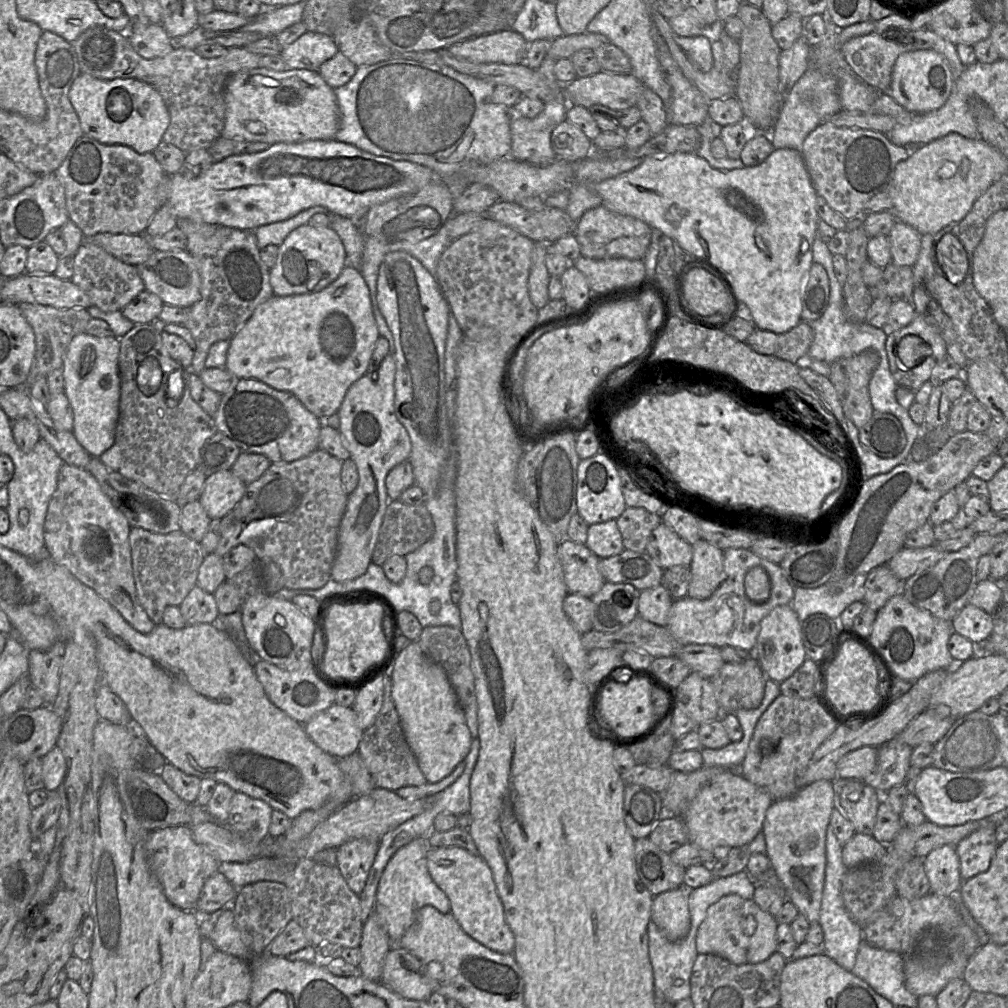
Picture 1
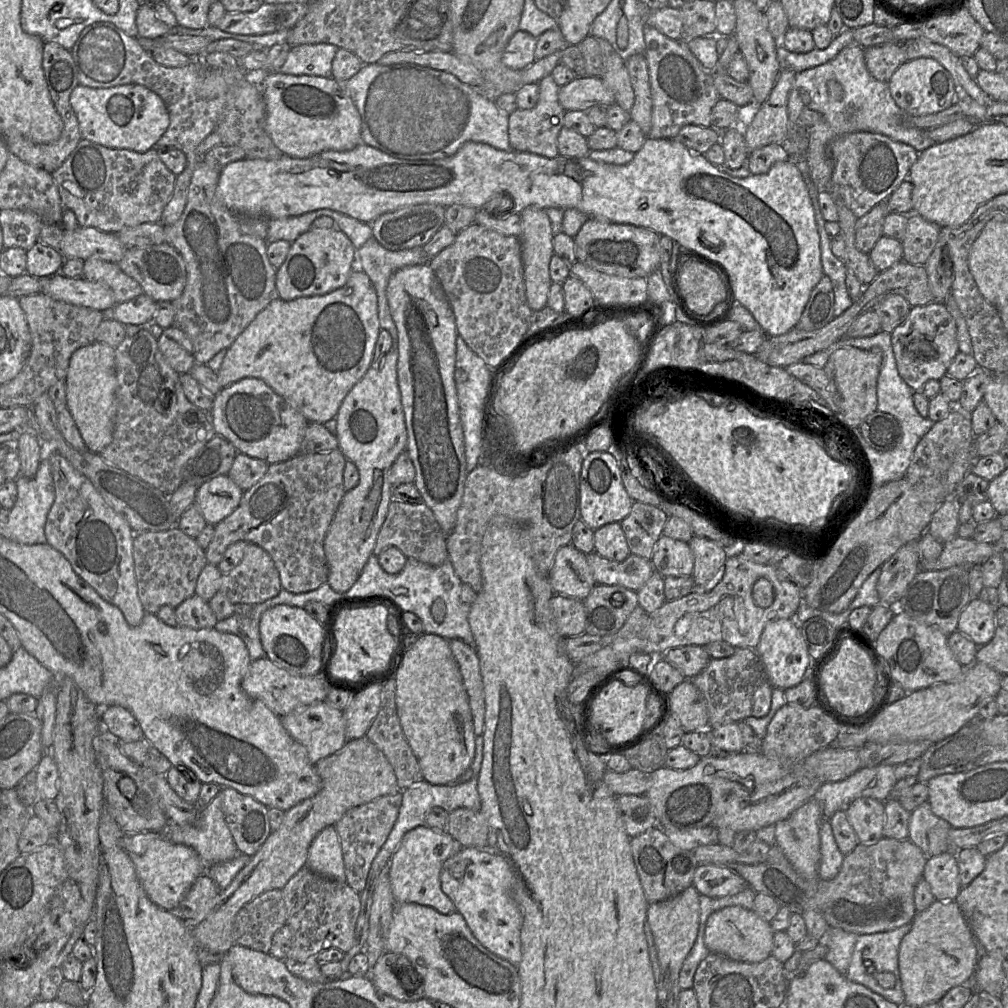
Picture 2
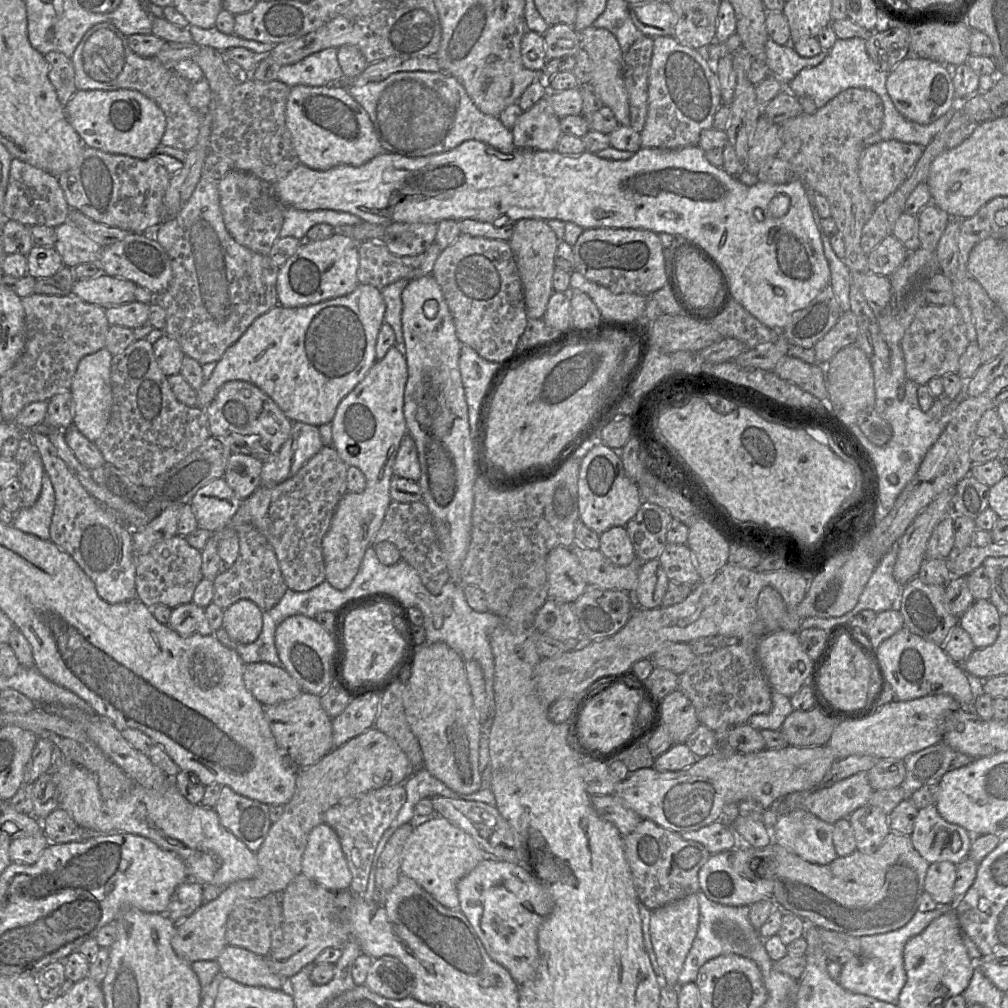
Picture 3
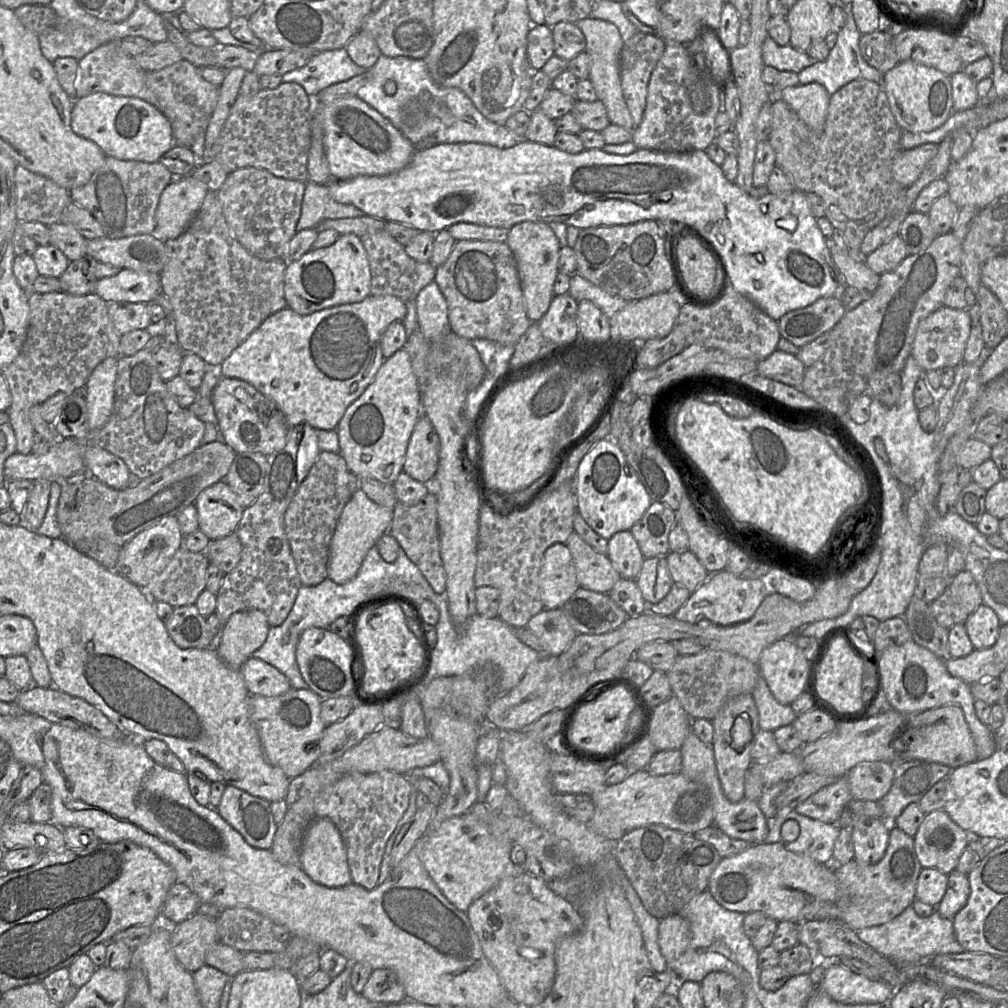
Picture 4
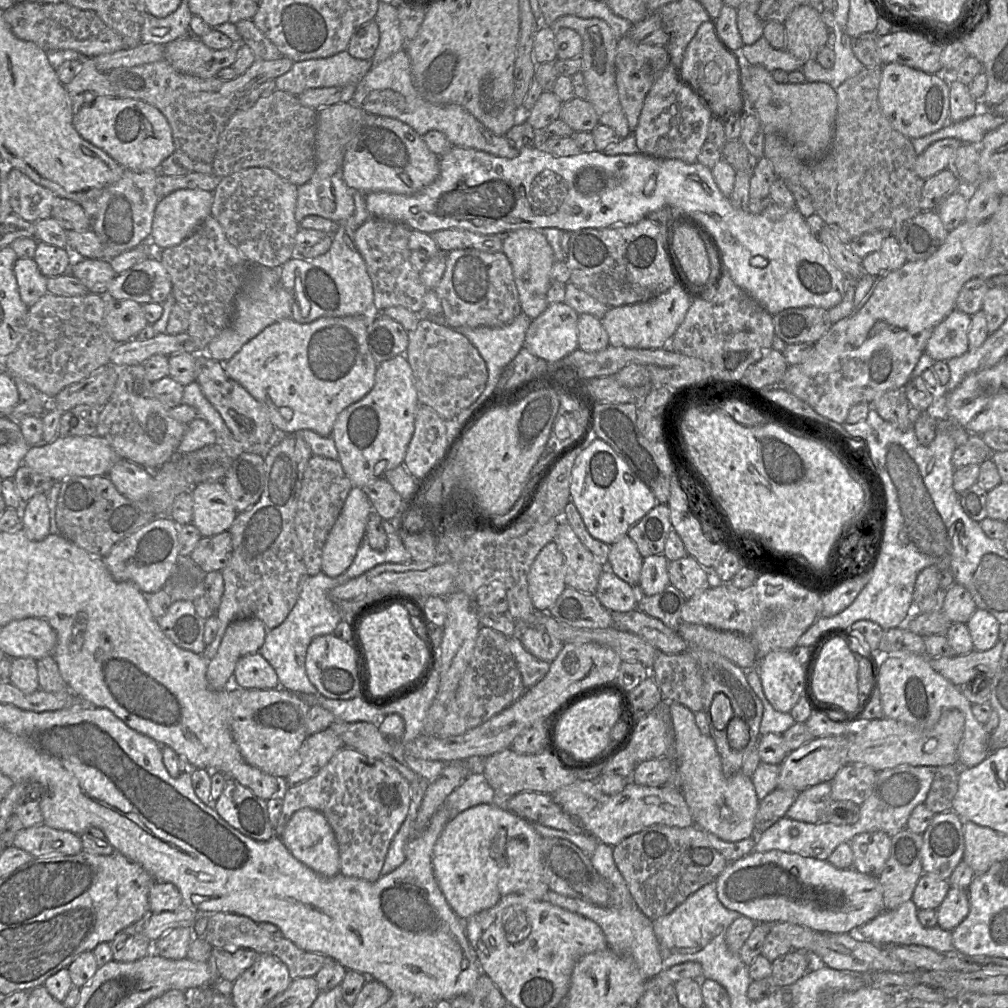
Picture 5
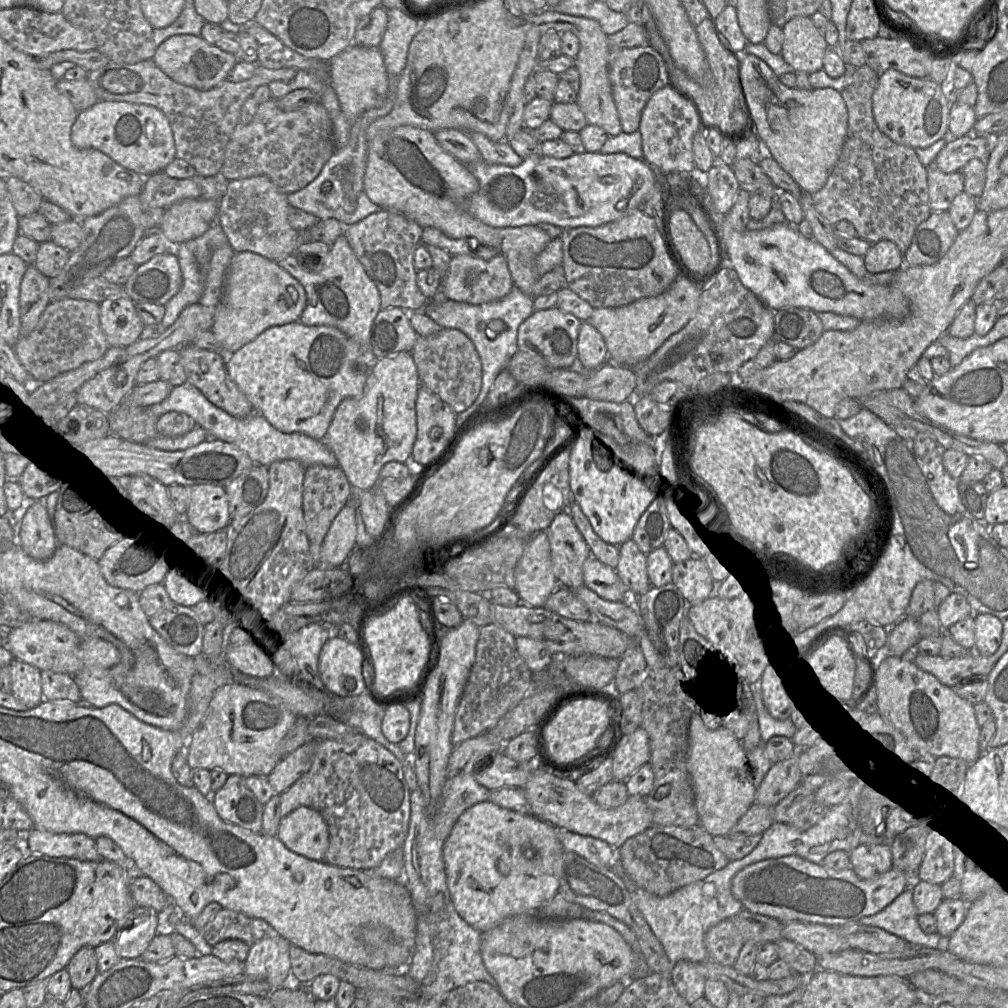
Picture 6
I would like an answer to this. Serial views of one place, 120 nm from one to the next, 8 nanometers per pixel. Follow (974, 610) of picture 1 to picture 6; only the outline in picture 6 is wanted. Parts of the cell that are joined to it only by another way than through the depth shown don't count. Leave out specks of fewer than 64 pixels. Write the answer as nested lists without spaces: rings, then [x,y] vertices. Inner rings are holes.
[[[979,614],[975,616],[975,648],[974,651],[982,656],[991,656],[999,648],[1002,641],[1003,620],[992,614]]]

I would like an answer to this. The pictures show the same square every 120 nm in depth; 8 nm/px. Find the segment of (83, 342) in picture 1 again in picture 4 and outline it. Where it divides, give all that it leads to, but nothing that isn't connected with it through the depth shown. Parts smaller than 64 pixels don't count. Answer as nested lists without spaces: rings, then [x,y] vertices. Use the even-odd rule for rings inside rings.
[[[109,357],[92,371],[84,386],[90,430],[102,427],[112,414],[118,358]]]

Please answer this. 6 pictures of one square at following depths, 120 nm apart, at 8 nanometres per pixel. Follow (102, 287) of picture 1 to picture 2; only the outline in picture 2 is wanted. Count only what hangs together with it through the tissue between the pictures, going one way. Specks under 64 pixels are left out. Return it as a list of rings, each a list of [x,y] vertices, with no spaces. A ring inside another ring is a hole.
[[[98,258],[84,260],[82,278],[108,286],[116,304],[130,301],[144,293],[140,284],[125,274],[117,263]]]

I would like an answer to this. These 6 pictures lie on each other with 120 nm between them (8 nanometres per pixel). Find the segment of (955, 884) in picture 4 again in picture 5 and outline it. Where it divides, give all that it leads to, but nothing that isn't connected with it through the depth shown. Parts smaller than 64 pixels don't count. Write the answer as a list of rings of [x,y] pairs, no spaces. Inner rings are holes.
[[[950,887],[936,909],[937,925],[948,931],[954,930],[967,916],[969,897],[966,889]]]

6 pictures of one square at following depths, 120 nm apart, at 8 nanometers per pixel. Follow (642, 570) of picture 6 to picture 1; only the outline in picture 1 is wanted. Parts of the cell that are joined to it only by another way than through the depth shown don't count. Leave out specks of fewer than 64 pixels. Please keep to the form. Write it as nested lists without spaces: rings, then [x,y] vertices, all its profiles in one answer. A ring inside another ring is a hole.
[[[616,520],[590,525],[585,545],[599,559],[618,555],[625,549]]]

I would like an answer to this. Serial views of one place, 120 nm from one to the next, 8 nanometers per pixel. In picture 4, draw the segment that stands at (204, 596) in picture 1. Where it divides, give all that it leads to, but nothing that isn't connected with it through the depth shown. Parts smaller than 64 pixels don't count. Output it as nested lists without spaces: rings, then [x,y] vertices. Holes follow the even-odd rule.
[[[195,604],[173,608],[165,626],[174,643],[180,648],[204,649],[214,637],[208,628],[206,617],[198,612]]]

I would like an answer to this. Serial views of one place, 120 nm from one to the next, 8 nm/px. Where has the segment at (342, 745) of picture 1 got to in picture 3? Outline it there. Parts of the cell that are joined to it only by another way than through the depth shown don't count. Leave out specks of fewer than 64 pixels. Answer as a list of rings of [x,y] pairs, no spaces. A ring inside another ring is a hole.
[[[302,692],[294,699],[265,707],[277,745],[296,769],[315,764],[334,748],[332,718],[323,710],[319,696]]]

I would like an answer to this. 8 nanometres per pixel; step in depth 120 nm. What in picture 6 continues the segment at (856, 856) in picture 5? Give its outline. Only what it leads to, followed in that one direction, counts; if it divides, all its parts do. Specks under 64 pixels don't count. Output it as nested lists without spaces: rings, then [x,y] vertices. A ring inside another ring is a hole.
[[[861,844],[849,852],[850,867],[862,879],[871,879],[892,868],[891,847],[885,844]]]

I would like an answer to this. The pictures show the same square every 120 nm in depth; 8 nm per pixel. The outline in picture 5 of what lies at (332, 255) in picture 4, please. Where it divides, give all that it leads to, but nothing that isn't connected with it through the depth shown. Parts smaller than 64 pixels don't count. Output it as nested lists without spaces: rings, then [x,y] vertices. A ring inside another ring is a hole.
[[[348,220],[338,223],[337,230],[332,234],[332,246],[325,254],[312,259],[293,256],[280,267],[281,282],[293,296],[291,318],[298,323],[311,323],[322,317],[365,315],[375,311],[373,284],[365,261],[355,245],[355,231]]]

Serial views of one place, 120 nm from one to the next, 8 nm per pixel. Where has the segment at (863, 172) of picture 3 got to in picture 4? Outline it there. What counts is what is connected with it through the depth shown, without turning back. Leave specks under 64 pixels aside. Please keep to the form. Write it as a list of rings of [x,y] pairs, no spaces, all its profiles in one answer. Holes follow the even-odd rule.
[[[927,143],[909,150],[901,150],[892,164],[893,178],[908,188],[920,176],[926,164],[937,154],[938,144]]]

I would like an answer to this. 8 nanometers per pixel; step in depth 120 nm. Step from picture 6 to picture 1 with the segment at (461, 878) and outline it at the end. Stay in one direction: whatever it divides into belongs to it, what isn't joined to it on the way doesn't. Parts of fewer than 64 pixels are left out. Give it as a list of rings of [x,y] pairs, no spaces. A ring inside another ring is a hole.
[[[416,838],[396,851],[378,884],[374,911],[382,918],[392,947],[397,945],[405,931],[414,923],[416,913],[424,906],[432,906],[440,913],[451,911],[447,895],[435,884],[427,868],[427,852],[430,849],[427,838]]]

